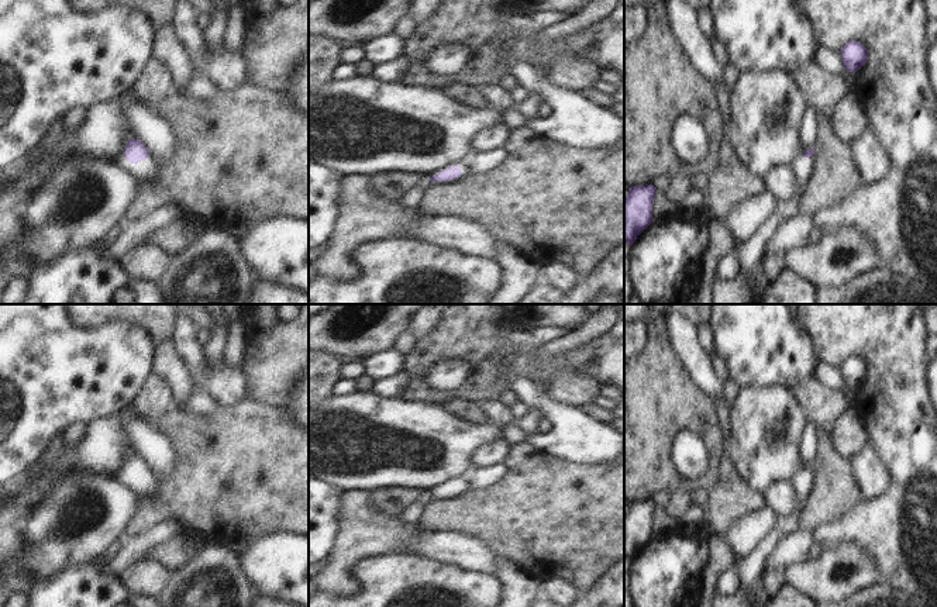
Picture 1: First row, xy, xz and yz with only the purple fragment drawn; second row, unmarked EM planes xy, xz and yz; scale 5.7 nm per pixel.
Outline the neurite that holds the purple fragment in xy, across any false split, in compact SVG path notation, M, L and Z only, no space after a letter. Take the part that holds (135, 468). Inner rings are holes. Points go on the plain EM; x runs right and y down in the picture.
M130 455L124 472L135 480L137 489L147 499L152 499L158 489L158 479L149 473L147 463L139 455Z

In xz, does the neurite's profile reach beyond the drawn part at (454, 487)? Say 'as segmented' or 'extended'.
extended

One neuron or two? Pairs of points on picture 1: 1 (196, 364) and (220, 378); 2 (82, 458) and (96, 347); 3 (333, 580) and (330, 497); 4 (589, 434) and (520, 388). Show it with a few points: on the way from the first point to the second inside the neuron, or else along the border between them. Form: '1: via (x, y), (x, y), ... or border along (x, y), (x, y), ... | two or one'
1: via (202, 369), (210, 378), (214, 378) | one
2: border along (116, 413), (95, 418), (86, 426) | two
3: border along (337, 516), (334, 545), (326, 558) | two
4: via (572, 427), (543, 400), (537, 399) | one

